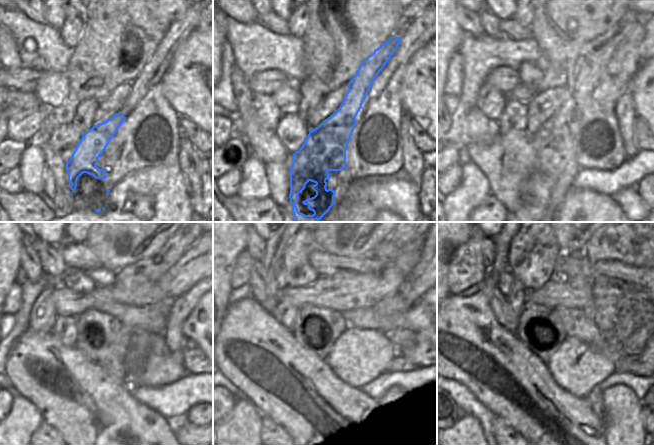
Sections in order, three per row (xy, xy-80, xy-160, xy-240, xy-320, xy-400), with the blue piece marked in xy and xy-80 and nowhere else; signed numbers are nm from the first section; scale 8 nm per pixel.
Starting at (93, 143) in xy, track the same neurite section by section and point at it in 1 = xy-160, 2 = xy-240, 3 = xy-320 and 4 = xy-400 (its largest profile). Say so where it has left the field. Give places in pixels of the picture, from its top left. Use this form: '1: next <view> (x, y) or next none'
1: next xy-160 (554, 147)
2: next xy-240 (151, 269)
3: next xy-320 (397, 242)
4: next none

